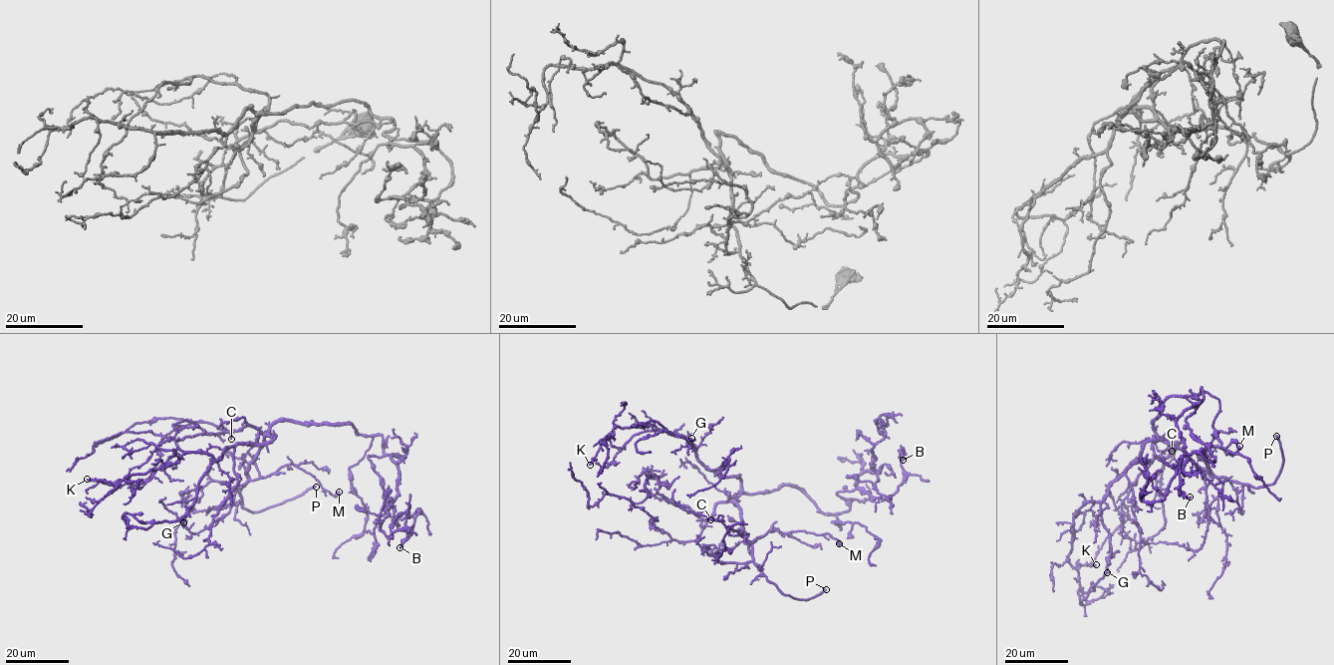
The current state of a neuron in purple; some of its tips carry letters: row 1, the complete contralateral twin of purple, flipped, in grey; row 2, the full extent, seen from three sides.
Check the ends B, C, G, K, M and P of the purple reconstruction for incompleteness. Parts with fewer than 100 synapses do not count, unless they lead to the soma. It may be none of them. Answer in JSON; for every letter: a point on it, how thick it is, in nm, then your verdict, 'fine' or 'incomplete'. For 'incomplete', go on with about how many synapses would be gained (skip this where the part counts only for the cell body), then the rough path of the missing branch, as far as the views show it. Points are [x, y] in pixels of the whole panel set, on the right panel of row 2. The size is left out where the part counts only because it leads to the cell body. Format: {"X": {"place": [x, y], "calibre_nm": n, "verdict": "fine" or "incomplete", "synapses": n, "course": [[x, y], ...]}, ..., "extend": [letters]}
{"B": {"place": [1190, 497], "calibre_nm": 200, "verdict": "fine"}, "C": {"place": [1172, 451], "calibre_nm": 130, "verdict": "fine"}, "G": {"place": [1107, 572], "calibre_nm": 100, "verdict": "fine"}, "K": {"place": [1096, 564], "calibre_nm": 190, "verdict": "fine"}, "M": {"place": [1239, 446], "calibre_nm": 550, "verdict": "fine"}, "P": {"place": [1276, 436], "calibre_nm": 360, "verdict": "incomplete", "course": [[1276, 436], [1258, 417], [1255, 405]]}, "extend": ["P"]}

